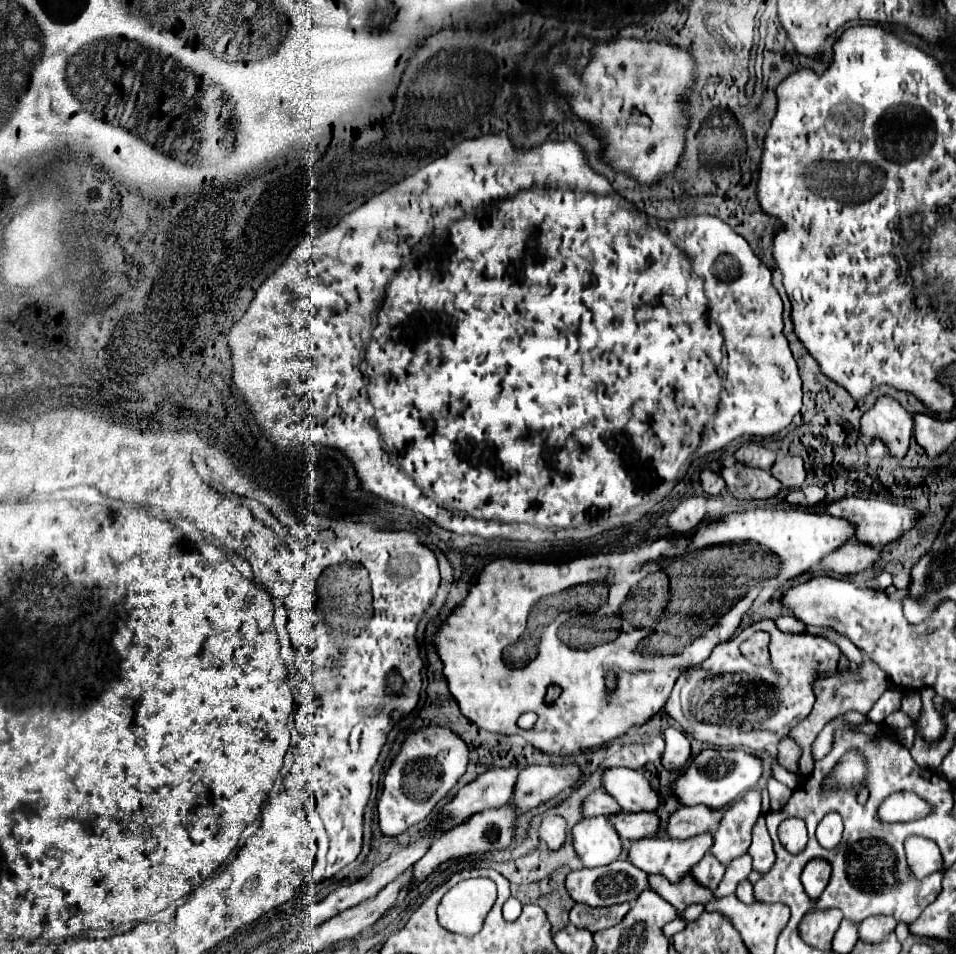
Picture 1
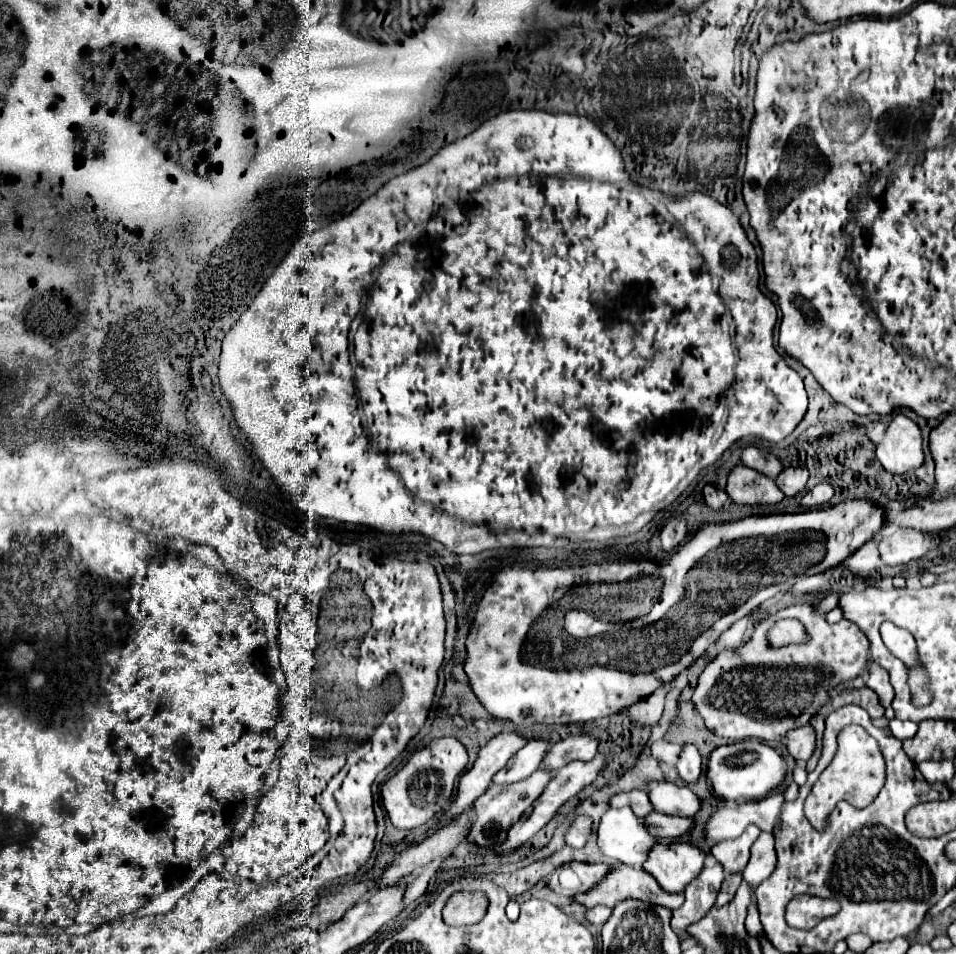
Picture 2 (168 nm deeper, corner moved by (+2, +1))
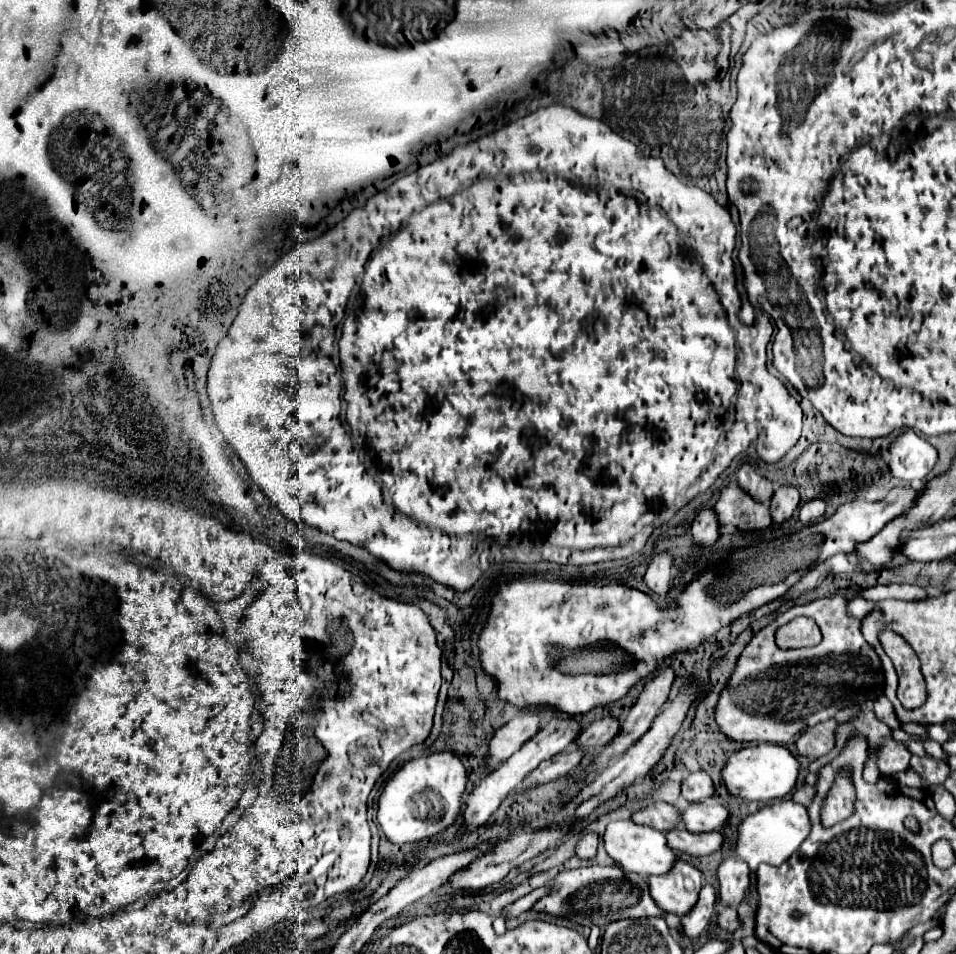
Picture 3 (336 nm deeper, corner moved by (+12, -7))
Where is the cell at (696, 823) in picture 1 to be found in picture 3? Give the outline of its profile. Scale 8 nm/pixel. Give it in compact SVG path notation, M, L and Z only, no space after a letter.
M779 799L763 805L759 811L741 819L735 829L735 853L743 859L749 869L757 869L761 863L781 865L809 835L809 817L803 805L793 803L791 799Z

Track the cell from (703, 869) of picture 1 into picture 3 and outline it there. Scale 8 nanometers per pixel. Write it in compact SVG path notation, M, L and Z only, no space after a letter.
M703 885L701 887L701 893L699 893L699 899L697 903L693 905L693 909L681 917L681 927L683 927L683 933L687 937L699 937L707 925L709 925L709 919L713 915L713 905L715 905L715 899L717 899L717 893L711 885Z

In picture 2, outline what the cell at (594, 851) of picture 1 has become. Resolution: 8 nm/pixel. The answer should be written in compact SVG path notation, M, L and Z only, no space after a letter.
M629 807L609 809L597 829L597 843L605 857L613 863L629 867L641 867L647 861L657 837L649 833L649 827Z

